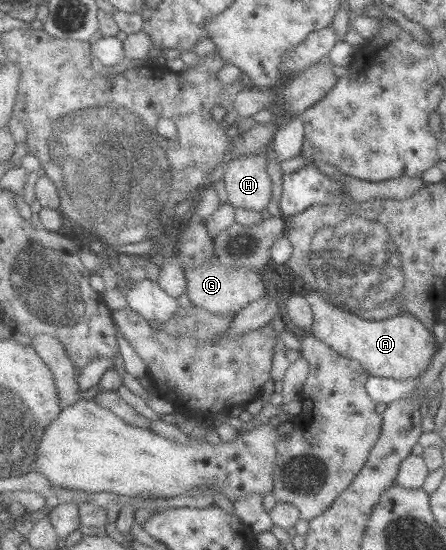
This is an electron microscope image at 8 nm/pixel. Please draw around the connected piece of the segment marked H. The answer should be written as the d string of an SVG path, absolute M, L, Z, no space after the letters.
M247 154L227 161L227 203L236 208L263 211L271 203L273 181L267 171L270 159L267 154Z

